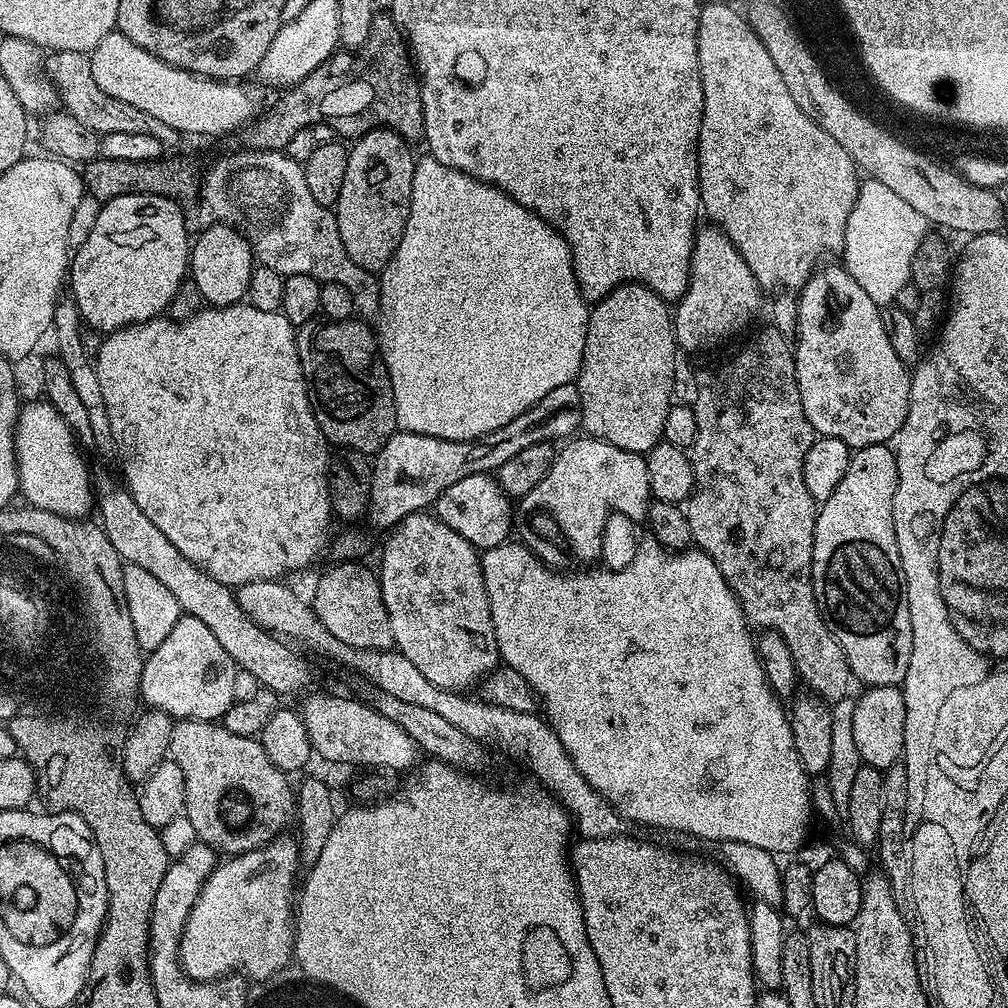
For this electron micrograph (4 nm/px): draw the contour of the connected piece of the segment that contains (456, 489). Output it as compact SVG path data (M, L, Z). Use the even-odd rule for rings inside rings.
M491 475L468 476L447 488L436 499L434 514L446 522L446 526L450 526L450 530L454 530L461 540L483 550L496 548L509 539L508 532L504 529L512 520L512 508L508 504L511 504L509 497L501 492L499 484Z

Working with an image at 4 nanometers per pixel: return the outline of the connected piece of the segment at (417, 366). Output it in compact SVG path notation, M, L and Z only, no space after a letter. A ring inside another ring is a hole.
M430 154L419 157L416 160L412 179L412 197L406 218L406 230L390 262L379 273L378 279L380 282L378 347L380 359L383 360L384 369L387 370L392 383L397 421L441 420L442 423L448 424L453 420L454 423L460 424L463 420L477 420L476 430L456 428L450 432L451 439L454 440L475 440L478 433L498 430L500 425L518 418L518 414L522 414L527 408L546 398L550 390L558 390L558 386L575 381L580 375L580 363L586 350L590 304L584 301L585 293L576 280L576 271L572 265L572 250L564 237L551 224L547 224L539 214L522 206L513 196L508 196L494 184L488 184L485 180L476 180L475 177L467 176L456 168L439 164Z

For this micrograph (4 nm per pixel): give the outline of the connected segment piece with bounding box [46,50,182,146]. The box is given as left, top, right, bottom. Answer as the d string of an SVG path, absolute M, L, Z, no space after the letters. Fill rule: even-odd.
M62 50L49 55L46 60L46 71L62 97L63 107L73 116L77 116L86 126L90 126L90 130L99 132L101 137L110 134L152 136L164 146L182 140L181 133L166 126L166 122L154 118L154 114L146 114L146 110L138 110L138 106L130 106L130 102L118 102L118 98L110 98L106 90L99 88L98 82L94 82L94 73L90 71L89 53Z

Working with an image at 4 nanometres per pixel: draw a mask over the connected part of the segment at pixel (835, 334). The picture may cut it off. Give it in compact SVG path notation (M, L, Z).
M839 263L817 267L804 287L799 289L798 326L794 333L796 381L802 398L802 410L813 433L838 438L855 450L895 441L908 413L910 368L894 354L882 308Z

